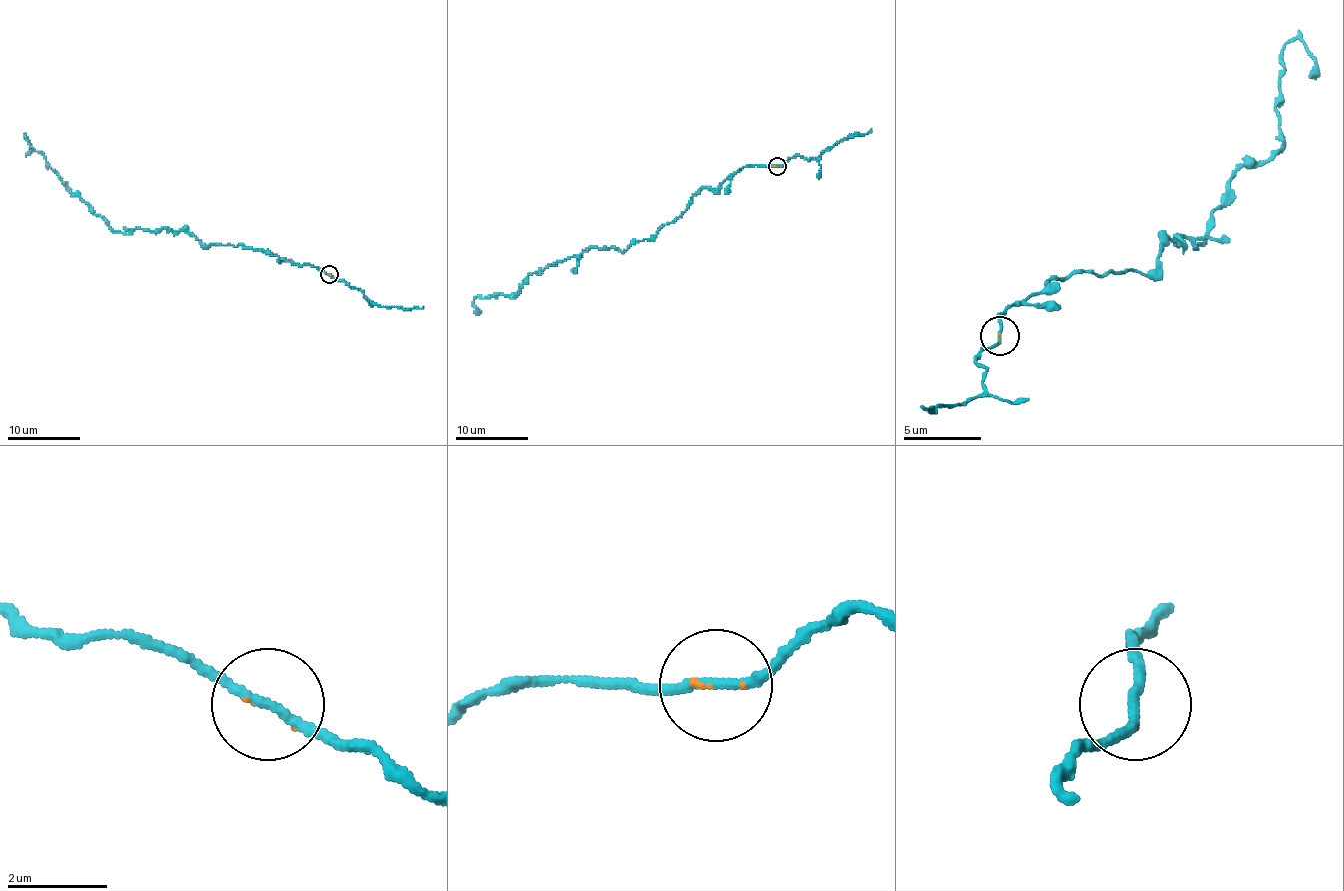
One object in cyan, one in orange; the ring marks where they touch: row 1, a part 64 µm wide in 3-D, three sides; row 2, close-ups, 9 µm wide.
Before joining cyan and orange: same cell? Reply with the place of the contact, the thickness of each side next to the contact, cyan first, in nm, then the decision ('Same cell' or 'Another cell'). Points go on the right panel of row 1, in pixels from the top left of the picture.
Place: (1000, 336). Thickness 170 nm (cyan) against 60 nm. Same cell

